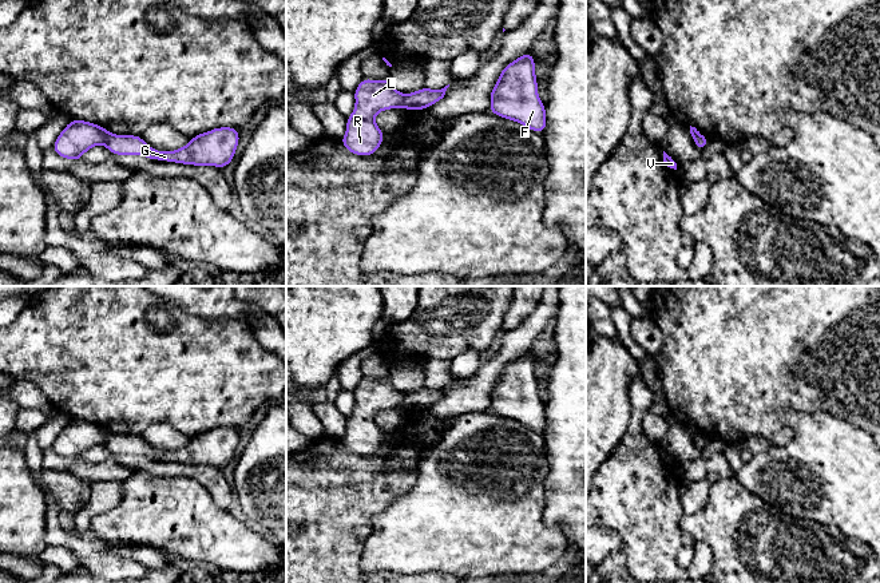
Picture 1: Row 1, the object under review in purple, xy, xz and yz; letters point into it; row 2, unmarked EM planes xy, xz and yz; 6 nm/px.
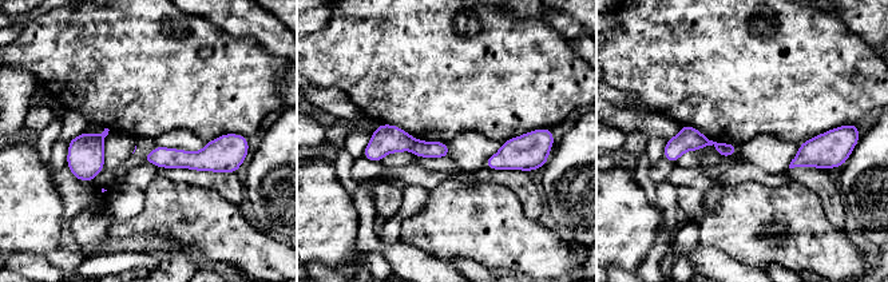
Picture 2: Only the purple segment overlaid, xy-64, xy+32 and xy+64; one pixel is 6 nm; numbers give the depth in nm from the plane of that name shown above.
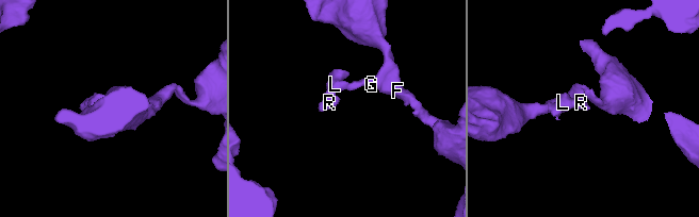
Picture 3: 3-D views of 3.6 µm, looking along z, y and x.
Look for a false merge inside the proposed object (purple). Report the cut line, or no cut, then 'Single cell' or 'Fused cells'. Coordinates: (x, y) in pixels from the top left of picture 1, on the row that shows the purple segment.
Split along xz (405, 95), (401, 106). Fused cells

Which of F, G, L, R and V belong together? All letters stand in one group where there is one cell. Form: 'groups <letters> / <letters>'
groups F G / L R V

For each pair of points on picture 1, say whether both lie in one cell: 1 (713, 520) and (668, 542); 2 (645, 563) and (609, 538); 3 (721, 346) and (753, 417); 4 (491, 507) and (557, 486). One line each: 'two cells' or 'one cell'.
1: two cells
2: two cells
3: one cell
4: two cells

